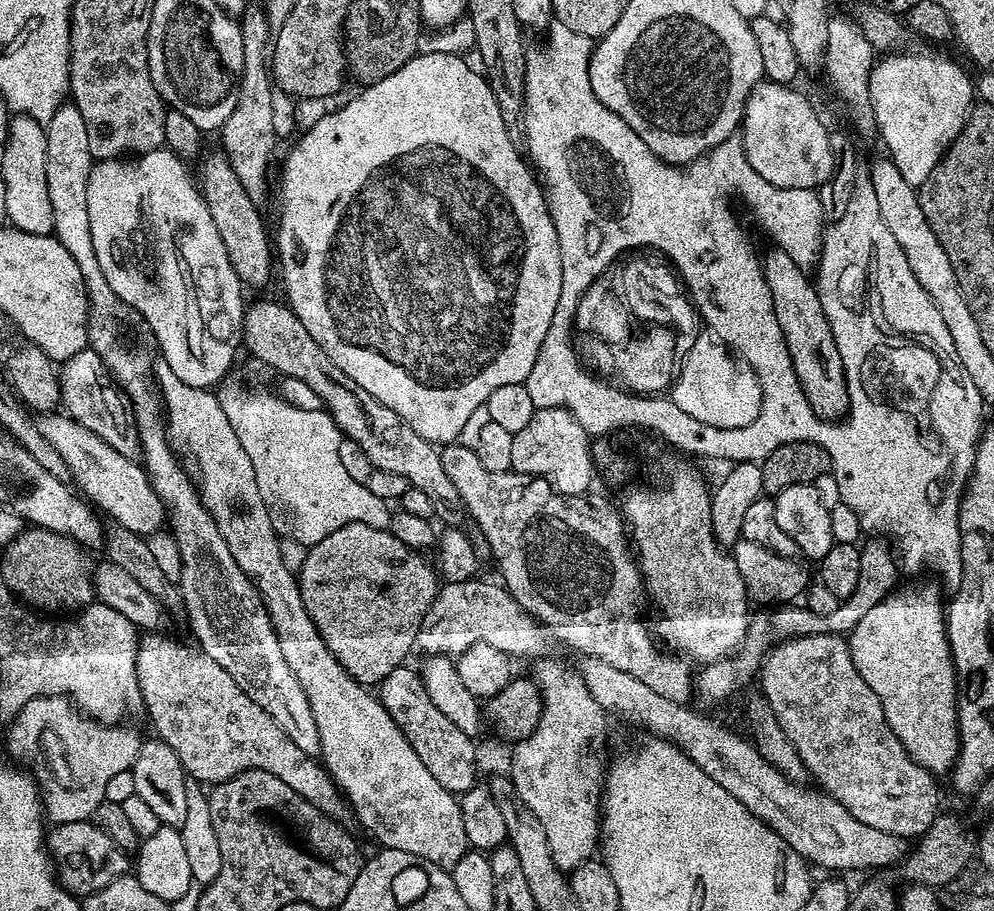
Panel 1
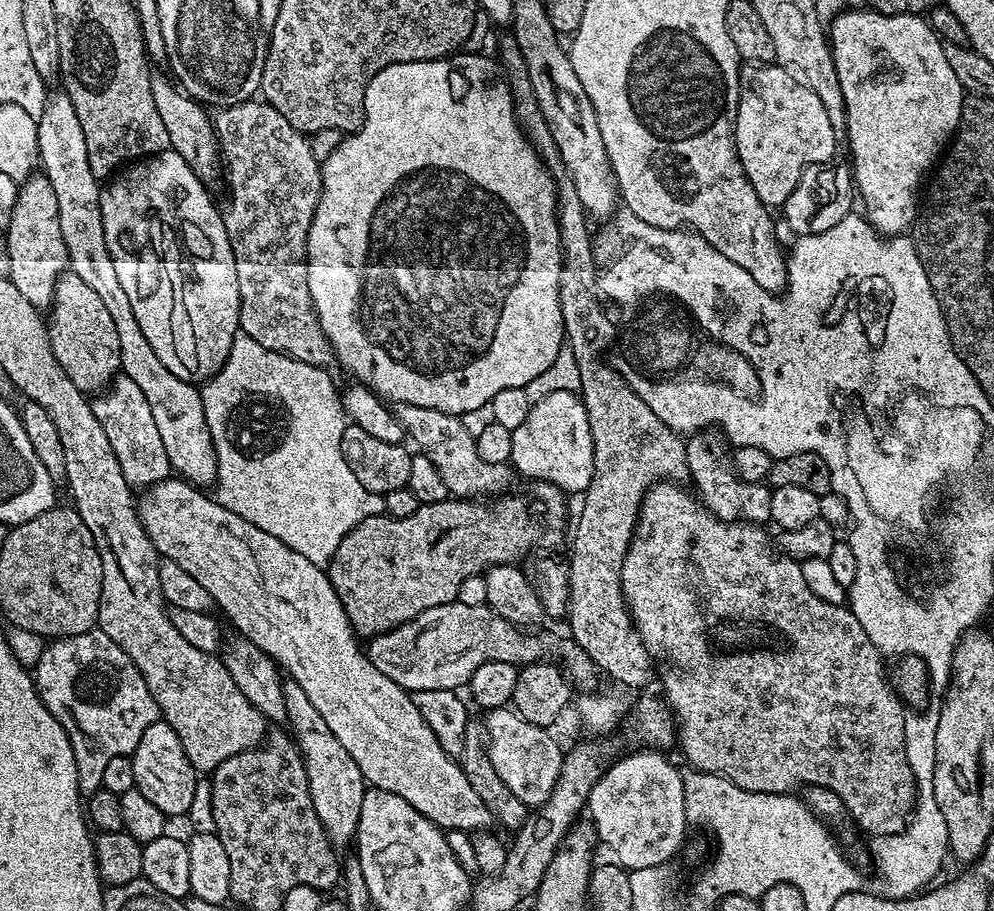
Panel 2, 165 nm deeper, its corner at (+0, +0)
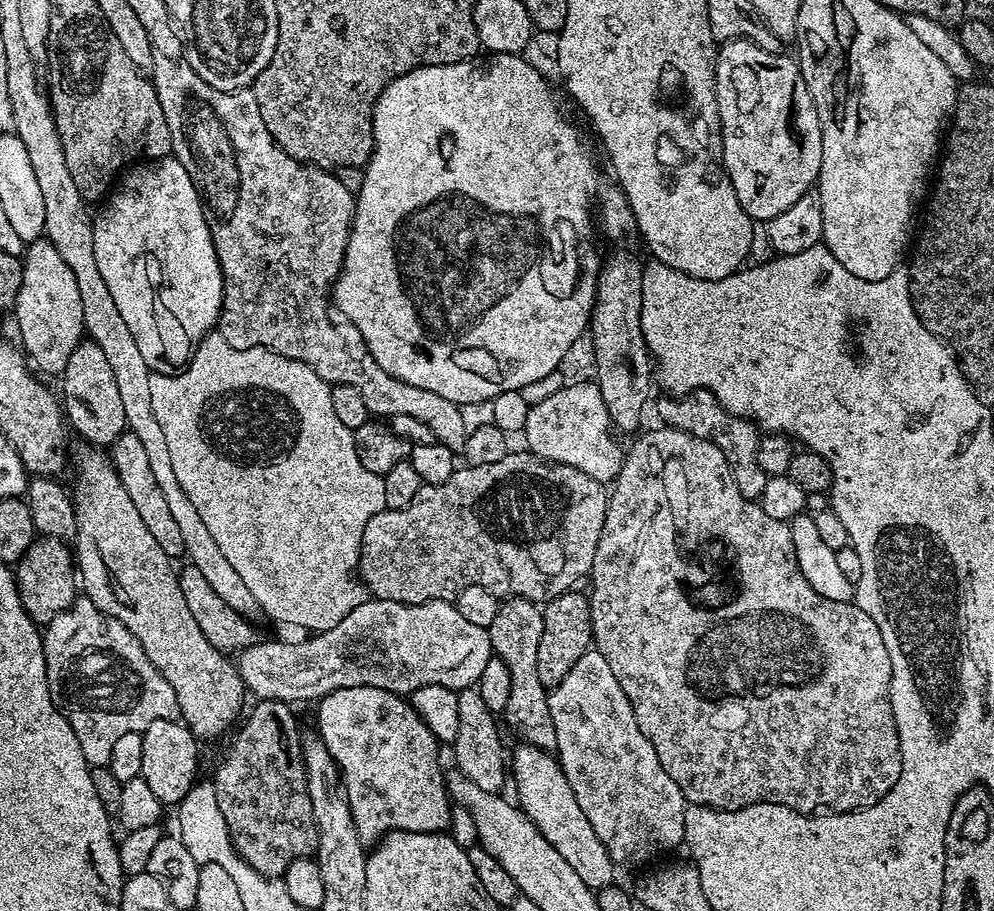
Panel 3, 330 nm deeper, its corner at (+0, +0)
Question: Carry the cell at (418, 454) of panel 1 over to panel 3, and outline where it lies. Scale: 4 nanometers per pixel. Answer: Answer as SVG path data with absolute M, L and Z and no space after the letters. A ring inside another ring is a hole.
M513 596L501 603L498 618L490 622L487 630L493 653L499 659L504 660L506 667L510 669L510 698L506 701L506 710L502 713L503 723L513 724L523 743L552 750L556 747L556 735L554 734L554 718L550 718L550 706L548 705L549 689L545 688L542 678L538 678L538 642L542 642L543 625L544 613L537 601Z

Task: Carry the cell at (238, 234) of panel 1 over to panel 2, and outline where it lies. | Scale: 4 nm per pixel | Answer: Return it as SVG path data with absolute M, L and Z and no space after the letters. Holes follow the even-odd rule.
M153 71L150 78L150 90L154 94L154 106L158 109L158 118L162 118L162 126L166 126L166 135L170 137L169 149L182 158L186 158L186 166L194 170L194 174L205 184L212 186L222 176L220 159L220 143L216 141L216 126L211 115L207 116L205 107L198 100L193 100L187 92L181 90L165 73Z

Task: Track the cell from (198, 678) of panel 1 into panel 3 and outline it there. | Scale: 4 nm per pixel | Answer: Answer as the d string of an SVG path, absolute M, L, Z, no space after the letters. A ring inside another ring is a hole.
M87 442L71 445L70 464L76 467L76 488L74 500L76 506L76 534L74 537L75 567L78 569L78 580L82 585L83 595L99 612L105 616L113 616L146 650L146 658L154 662L158 674L174 686L174 698L178 698L180 720L196 736L197 741L212 740L220 736L228 727L241 719L240 707L244 704L246 689L240 671L225 653L219 652L202 634L198 622L194 622L194 614L190 614L186 606L186 597L182 594L182 586L178 568L173 557L158 546L156 539L150 535L150 529L142 523L142 517L130 502L130 494L126 494L126 486L122 486L122 478L116 473L112 457L103 447Z

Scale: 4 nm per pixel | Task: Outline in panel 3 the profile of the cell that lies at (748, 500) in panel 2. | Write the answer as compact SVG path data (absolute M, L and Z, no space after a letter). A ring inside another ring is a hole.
M697 388L687 396L664 394L661 397L656 404L656 412L660 415L659 423L689 432L692 436L703 436L712 440L714 446L718 446L718 450L726 454L726 462L730 466L732 477L736 479L738 490L742 490L748 500L759 501L762 490L766 490L768 475L766 470L762 470L762 466L758 466L761 433L755 423L727 412L722 402L718 402L718 398L714 398L714 394L706 388Z

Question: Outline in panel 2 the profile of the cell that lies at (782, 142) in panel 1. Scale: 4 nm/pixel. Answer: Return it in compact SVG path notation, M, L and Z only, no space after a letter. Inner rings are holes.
M752 64L740 70L740 101L736 111L736 153L746 170L746 178L750 178L750 186L769 206L783 206L786 198L798 186L798 164L790 164L784 154L782 140L818 140L818 158L833 159L837 154L836 140L838 134L834 126L830 126L830 118L826 114L826 106L822 106L818 94L814 94L802 82L798 82L779 64Z

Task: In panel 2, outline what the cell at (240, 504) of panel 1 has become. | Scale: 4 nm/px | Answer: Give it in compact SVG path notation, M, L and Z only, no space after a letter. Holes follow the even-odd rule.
M62 90L49 95L44 102L42 114L36 121L37 150L39 167L46 178L50 178L50 186L54 186L54 194L58 197L58 226L62 226L62 242L66 242L68 267L78 274L94 294L106 306L114 327L118 330L118 350L120 351L120 367L123 375L129 376L142 390L146 403L154 413L154 423L158 426L158 434L162 438L162 446L166 446L166 458L170 458L173 473L190 484L208 486L216 479L216 451L210 438L210 430L206 426L206 414L202 410L202 398L195 383L178 378L162 366L162 358L154 354L154 346L146 342L146 334L142 334L142 326L138 326L138 318L134 318L134 310L130 306L130 297L122 290L122 282L118 282L118 273L114 271L114 258L110 258L110 250L106 246L106 230L102 222L102 206L100 205L101 181L90 170L90 158L86 158L86 138L82 134L82 126L78 122L78 113L74 111L74 102Z

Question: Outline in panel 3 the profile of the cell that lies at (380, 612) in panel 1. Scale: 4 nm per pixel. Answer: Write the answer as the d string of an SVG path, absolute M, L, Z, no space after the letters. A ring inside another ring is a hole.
M527 450L509 451L506 458L498 462L490 462L490 466L460 466L450 478L441 484L421 484L418 494L404 508L386 507L383 512L374 514L362 530L358 579L365 589L377 600L402 602L403 604L421 604L431 600L455 601L456 596L466 586L482 586L490 590L490 594L501 598L521 596L527 600L547 602L558 598L564 592L573 591L580 579L587 577L592 571L594 550L598 550L598 538L602 535L602 526L606 522L609 489L600 481L590 478L590 474L582 474L574 466L551 464L541 456L534 456Z

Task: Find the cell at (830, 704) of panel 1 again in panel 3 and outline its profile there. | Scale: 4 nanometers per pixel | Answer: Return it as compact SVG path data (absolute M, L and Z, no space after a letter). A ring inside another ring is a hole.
M655 427L650 429L649 432L641 431L635 437L637 440L632 445L627 445L620 473L617 474L610 488L606 522L602 526L602 535L598 538L598 550L594 550L594 562L590 573L594 648L595 651L602 654L602 658L606 658L606 663L610 665L614 678L618 678L618 686L622 686L622 694L626 694L626 698L630 698L634 718L638 718L638 730L642 730L642 734L646 734L650 746L654 746L654 754L658 754L658 762L662 762L662 770L666 770L666 774L670 774L670 778L674 778L674 782L678 782L678 786L688 804L701 804L707 808L721 808L727 812L745 808L747 804L781 804L787 808L793 808L796 812L807 812L809 814L855 812L857 808L874 806L872 800L878 802L876 796L883 798L880 792L886 794L884 788L891 790L888 784L894 786L894 782L898 782L896 768L902 770L904 765L904 760L896 760L896 746L900 743L900 739L898 738L898 726L894 722L894 710L890 702L892 663L890 662L890 654L886 654L886 642L882 642L882 630L878 630L874 618L870 618L870 614L866 614L866 610L862 610L856 603L830 602L830 598L822 598L822 594L814 594L810 582L806 582L806 578L802 578L802 570L798 570L798 558L794 554L791 523L778 518L770 518L770 514L766 514L766 510L762 510L757 501L748 500L744 497L742 490L738 490L736 479L732 477L732 471L726 462L726 454L722 454L722 450L718 450L718 446L714 446L712 440L703 436L692 436L689 432L683 432L677 428ZM832 804L836 804L833 810L830 808Z

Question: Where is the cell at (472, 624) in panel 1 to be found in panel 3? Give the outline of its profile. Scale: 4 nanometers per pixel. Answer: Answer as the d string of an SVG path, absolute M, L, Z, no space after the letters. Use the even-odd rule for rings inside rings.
M366 598L338 626L325 632L317 632L297 644L283 644L280 640L257 642L238 653L234 663L240 671L245 689L253 692L256 700L319 701L320 697L339 688L350 686L374 686L378 690L390 690L407 697L422 686L446 686L447 688L471 688L479 681L486 662L494 658L488 630L473 626L458 614L455 603L431 600L421 604L403 604L389 600Z

